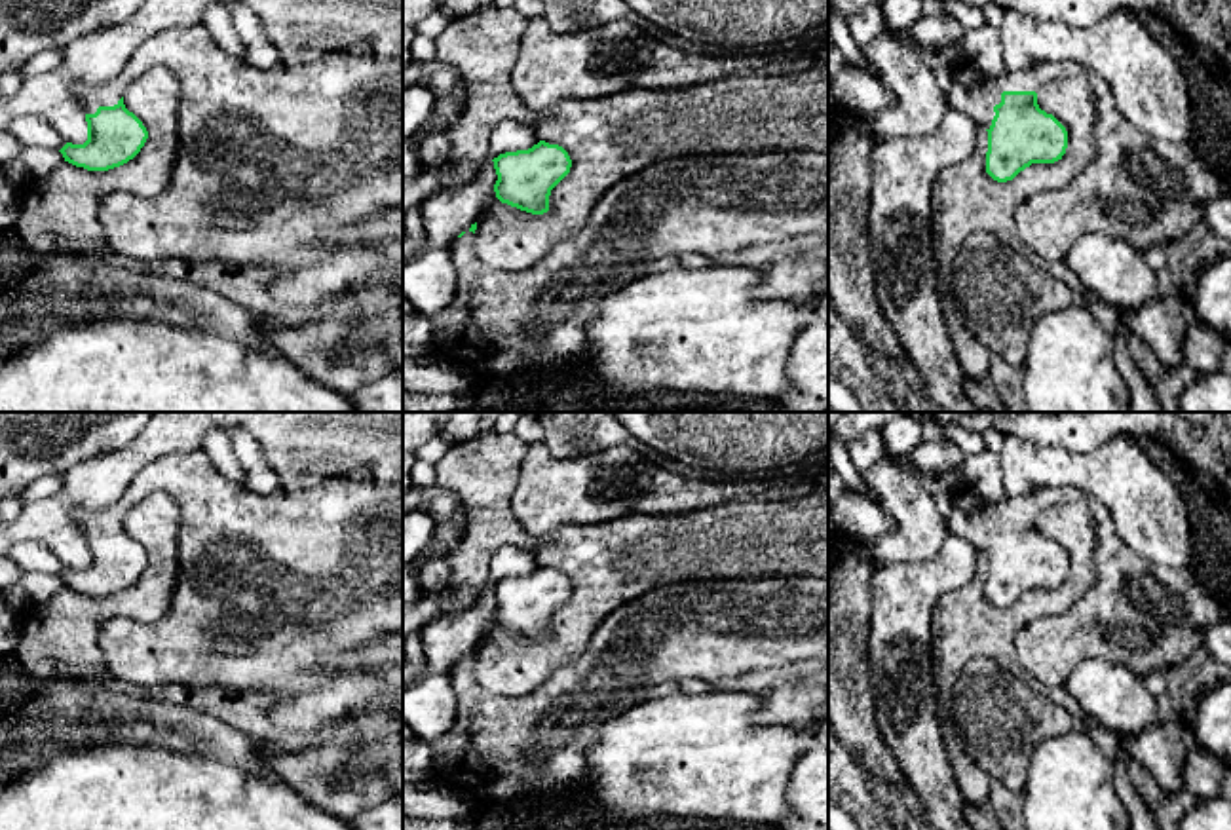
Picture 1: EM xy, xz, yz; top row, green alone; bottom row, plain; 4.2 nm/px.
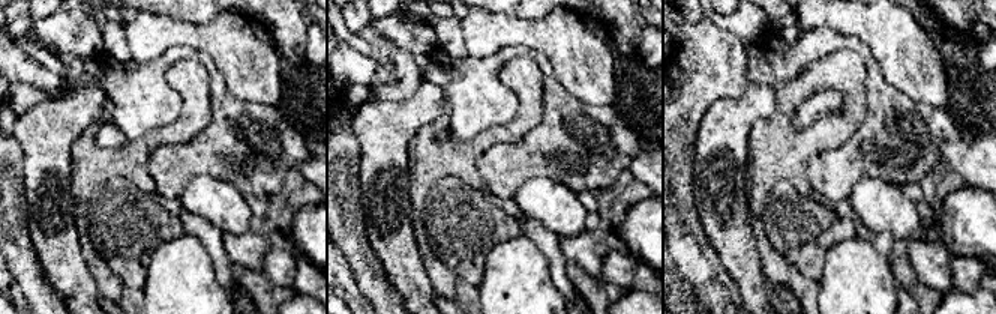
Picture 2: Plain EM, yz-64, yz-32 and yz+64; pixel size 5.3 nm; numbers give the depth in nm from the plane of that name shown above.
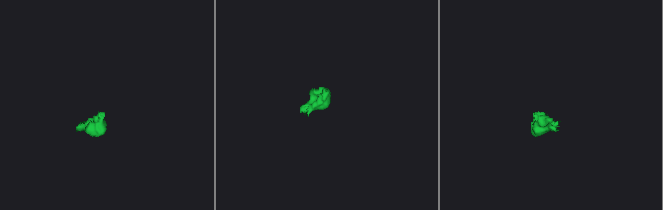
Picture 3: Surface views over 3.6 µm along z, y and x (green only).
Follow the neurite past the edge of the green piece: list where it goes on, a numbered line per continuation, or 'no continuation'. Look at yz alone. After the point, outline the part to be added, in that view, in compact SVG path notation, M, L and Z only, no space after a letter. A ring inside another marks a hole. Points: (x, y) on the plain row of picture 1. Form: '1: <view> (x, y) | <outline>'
1: yz (1144, 616) | M963 484L952 494L952 513L946 530L967 539L978 553L990 555L994 532L1003 517L1039 517L1052 505L1085 501L1096 526L1096 581L1068 612L1039 617L1018 631L1016 657L1026 676L1039 686L1064 686L1071 670L1085 659L1108 659L1144 676L1168 667L1187 665L1193 653L1204 648L1203 627L1222 619L1220 604L1208 596L1187 568L1170 568L1149 562L1134 553L1113 528L1108 507L1073 486L1051 486L1033 494L1003 494L999 501L986 501Z

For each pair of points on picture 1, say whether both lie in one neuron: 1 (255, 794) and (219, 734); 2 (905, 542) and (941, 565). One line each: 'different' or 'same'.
1: different
2: different

